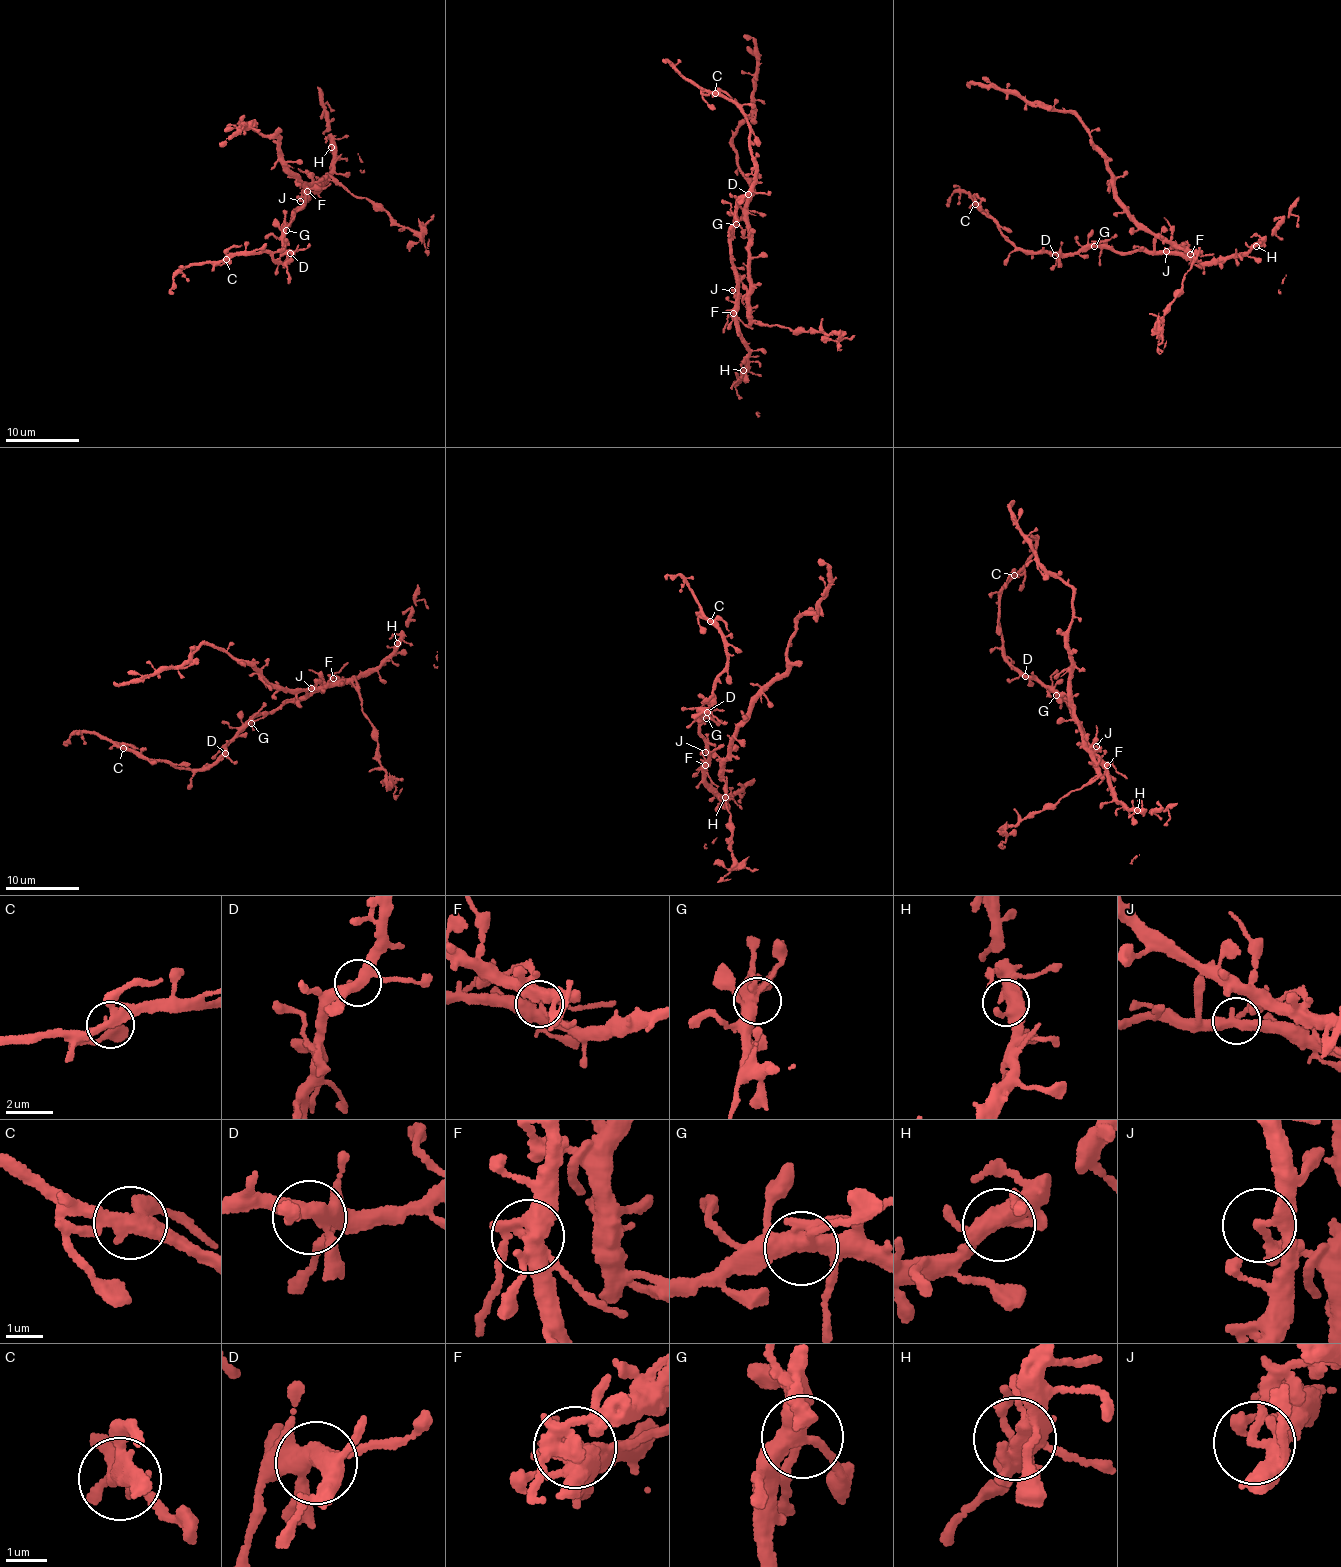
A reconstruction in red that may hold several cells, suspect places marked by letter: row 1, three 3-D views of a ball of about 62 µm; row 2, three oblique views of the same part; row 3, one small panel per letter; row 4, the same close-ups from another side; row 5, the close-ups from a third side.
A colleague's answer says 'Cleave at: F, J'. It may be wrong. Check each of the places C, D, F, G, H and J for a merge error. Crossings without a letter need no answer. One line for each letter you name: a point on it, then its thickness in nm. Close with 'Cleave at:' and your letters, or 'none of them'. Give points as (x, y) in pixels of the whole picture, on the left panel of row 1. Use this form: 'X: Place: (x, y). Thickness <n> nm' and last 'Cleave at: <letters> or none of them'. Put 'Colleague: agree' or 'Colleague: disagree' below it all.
F: Place: (307, 191). Thickness 440 nm
J: Place: (300, 201). Thickness 260 nm
Cleave at: F, J
Colleague: agree

